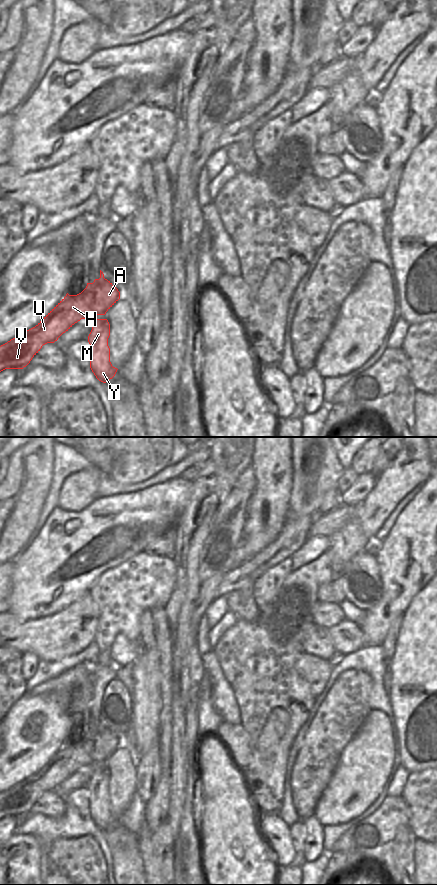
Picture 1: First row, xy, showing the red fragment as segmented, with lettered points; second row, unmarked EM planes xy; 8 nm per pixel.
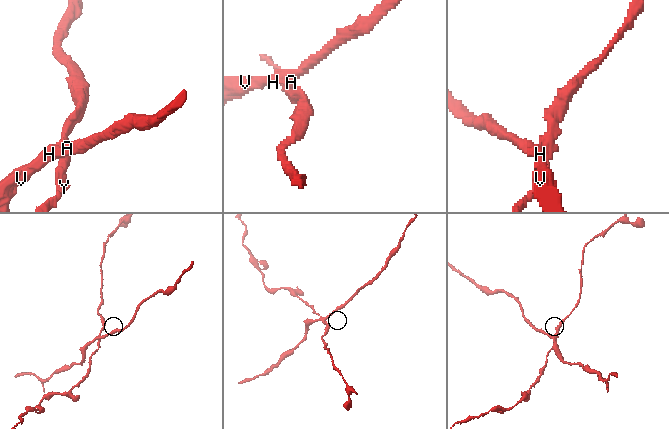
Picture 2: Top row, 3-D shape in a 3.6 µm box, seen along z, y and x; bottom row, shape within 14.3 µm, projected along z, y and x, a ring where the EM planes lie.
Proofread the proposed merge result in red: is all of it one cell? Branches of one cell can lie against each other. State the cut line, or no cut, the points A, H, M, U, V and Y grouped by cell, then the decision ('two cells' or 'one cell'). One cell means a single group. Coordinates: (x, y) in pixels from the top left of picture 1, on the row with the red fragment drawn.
cut xy (86, 286), (95, 294), (94, 314); groups A M Y / H U V; two cells

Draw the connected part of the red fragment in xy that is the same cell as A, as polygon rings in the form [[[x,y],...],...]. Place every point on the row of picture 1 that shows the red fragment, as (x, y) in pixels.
[[[100,270],[100,278],[93,283],[87,283],[87,289],[96,294],[94,315],[105,315],[106,312],[120,299],[120,292]]]

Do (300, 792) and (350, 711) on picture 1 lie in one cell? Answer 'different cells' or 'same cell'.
same cell

